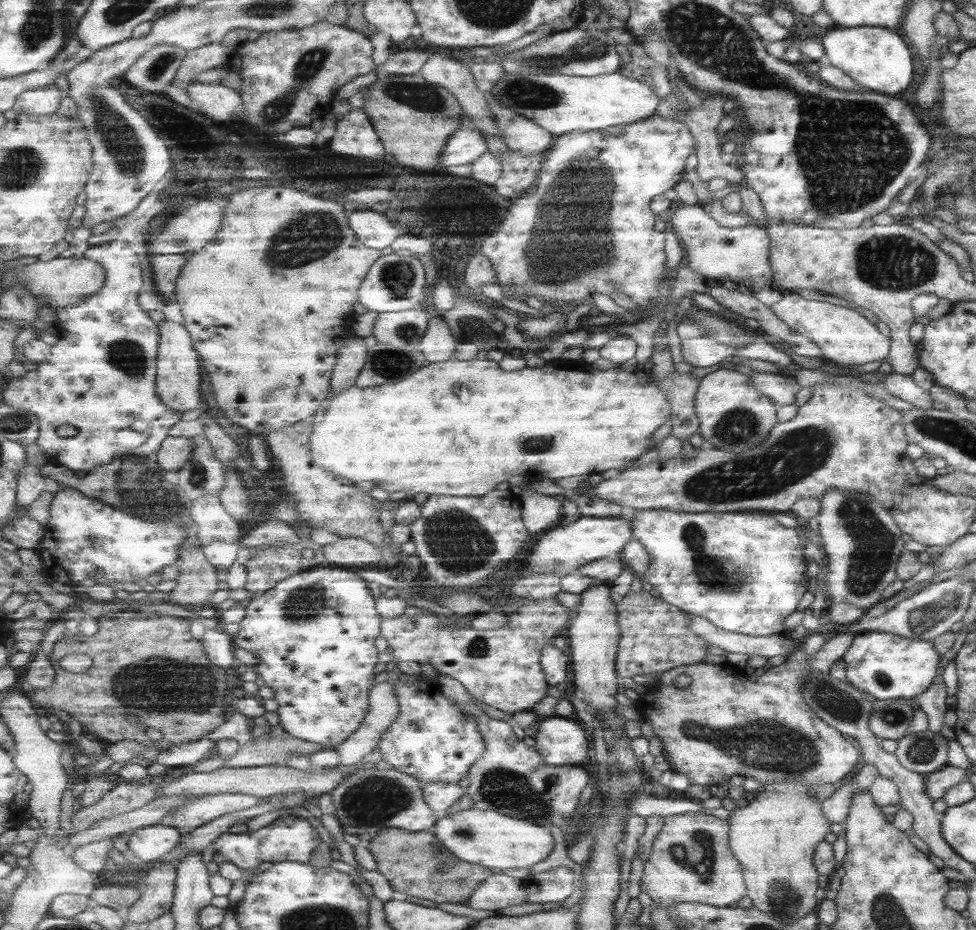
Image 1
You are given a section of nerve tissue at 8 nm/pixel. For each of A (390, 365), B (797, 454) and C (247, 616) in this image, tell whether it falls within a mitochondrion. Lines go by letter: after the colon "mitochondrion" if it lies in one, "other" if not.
A: mitochondrion
B: mitochondrion
C: other

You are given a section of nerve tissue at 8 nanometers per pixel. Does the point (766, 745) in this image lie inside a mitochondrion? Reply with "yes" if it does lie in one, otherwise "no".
yes

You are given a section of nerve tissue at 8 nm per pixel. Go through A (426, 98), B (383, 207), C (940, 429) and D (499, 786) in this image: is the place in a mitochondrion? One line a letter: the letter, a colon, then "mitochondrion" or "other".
A: mitochondrion
B: other
C: mitochondrion
D: mitochondrion

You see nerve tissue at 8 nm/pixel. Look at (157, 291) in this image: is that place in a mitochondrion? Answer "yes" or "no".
no

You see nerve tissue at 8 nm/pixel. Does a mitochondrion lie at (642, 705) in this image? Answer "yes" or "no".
no

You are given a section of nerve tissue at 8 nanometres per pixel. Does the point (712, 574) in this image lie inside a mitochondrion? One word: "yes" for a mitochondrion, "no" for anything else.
yes

